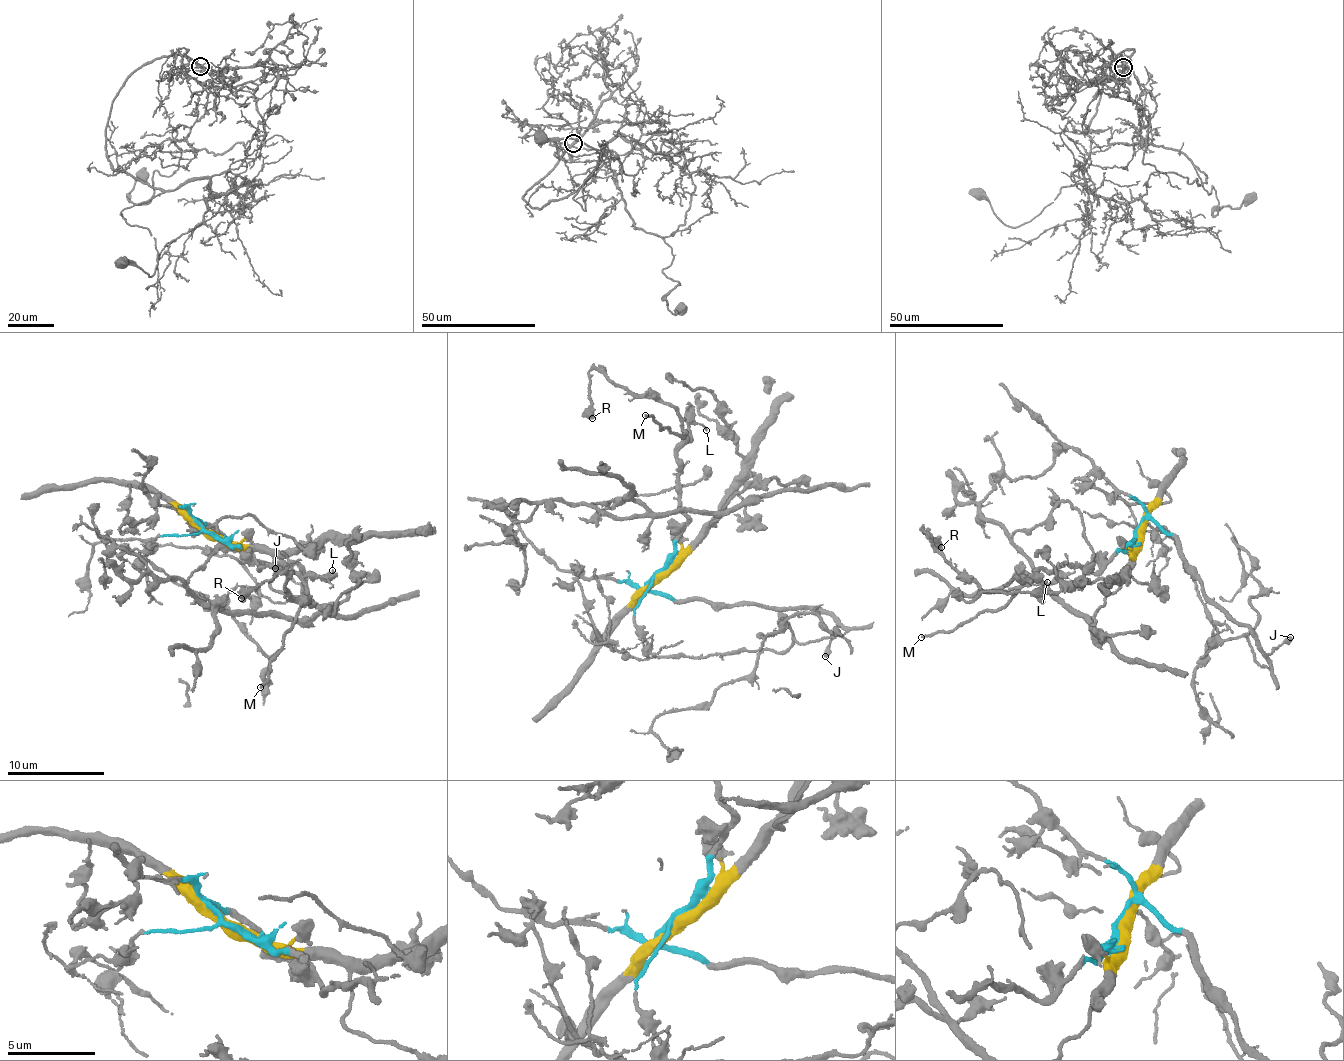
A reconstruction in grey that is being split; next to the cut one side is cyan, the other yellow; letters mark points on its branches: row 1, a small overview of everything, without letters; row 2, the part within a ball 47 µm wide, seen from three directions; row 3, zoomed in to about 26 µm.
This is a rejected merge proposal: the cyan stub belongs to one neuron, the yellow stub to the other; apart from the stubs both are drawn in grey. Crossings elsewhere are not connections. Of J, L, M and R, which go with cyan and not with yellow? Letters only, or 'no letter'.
J, L, M, R

